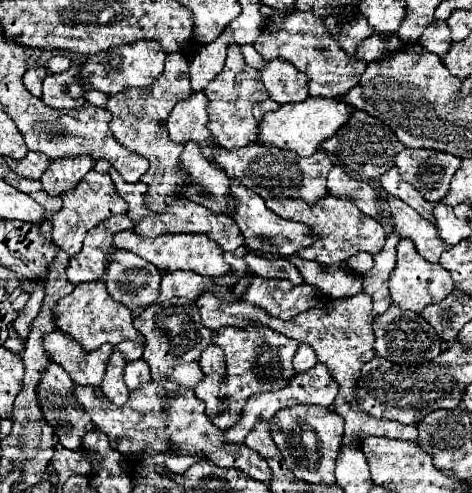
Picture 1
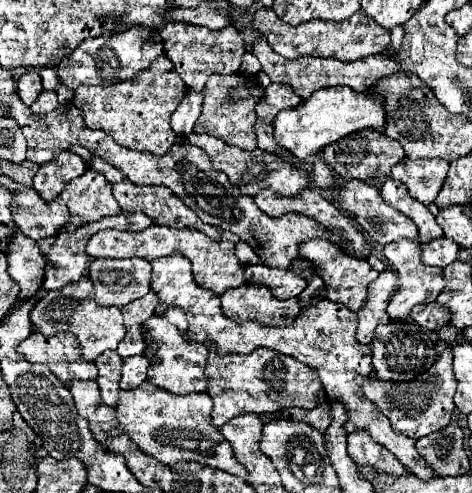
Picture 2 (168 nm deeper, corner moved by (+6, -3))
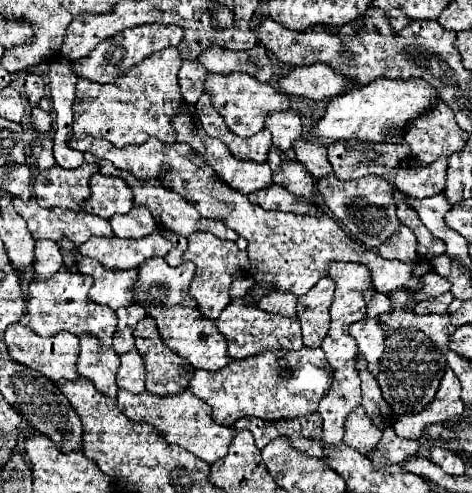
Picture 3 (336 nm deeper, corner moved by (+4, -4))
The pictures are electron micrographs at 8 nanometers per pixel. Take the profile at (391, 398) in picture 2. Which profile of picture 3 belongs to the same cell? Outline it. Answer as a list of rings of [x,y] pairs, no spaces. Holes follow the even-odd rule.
[[[386,429],[378,443],[378,453],[370,455],[370,461],[378,467],[400,463],[402,459],[406,459],[406,455],[418,453],[420,445],[422,445],[422,439],[404,439],[404,437],[398,437],[394,429]]]

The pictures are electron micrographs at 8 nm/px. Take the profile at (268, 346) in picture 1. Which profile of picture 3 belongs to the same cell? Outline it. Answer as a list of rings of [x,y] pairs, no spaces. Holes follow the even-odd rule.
[[[303,346],[298,351],[264,351],[250,359],[236,359],[218,371],[198,369],[188,389],[212,407],[216,423],[232,427],[240,417],[248,415],[266,421],[312,415],[328,391],[330,379],[332,373],[324,351]]]

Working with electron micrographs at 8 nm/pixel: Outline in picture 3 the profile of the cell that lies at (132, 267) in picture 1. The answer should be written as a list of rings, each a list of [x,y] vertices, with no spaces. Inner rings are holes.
[[[80,257],[76,269],[94,277],[94,287],[88,293],[94,303],[108,305],[114,311],[134,303],[134,277],[138,277],[138,269],[106,271],[96,259],[88,257]]]

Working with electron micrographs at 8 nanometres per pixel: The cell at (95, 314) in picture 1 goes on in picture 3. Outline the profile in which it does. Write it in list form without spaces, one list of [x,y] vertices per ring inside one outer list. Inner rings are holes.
[[[60,269],[52,279],[48,281],[30,281],[28,285],[28,327],[42,335],[42,337],[50,337],[56,335],[60,331],[70,331],[76,337],[80,335],[94,335],[94,339],[98,339],[98,343],[104,343],[104,347],[112,347],[114,343],[114,331],[118,327],[118,317],[110,307],[102,307],[96,305],[94,301],[88,299],[88,291],[92,287],[94,279],[90,279],[90,275],[82,275],[78,271],[64,271]]]

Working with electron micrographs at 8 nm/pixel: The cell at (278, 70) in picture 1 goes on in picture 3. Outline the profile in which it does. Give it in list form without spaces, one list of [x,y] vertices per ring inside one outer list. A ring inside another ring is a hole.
[[[294,109],[278,111],[266,117],[266,129],[272,133],[272,141],[278,149],[286,151],[298,137],[302,137],[302,121]]]

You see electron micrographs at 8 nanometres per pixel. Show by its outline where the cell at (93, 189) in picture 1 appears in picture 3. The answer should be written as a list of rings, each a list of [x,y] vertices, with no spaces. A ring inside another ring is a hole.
[[[94,173],[90,179],[90,197],[82,201],[82,207],[102,219],[110,219],[112,215],[122,215],[132,209],[132,191],[118,177]]]

